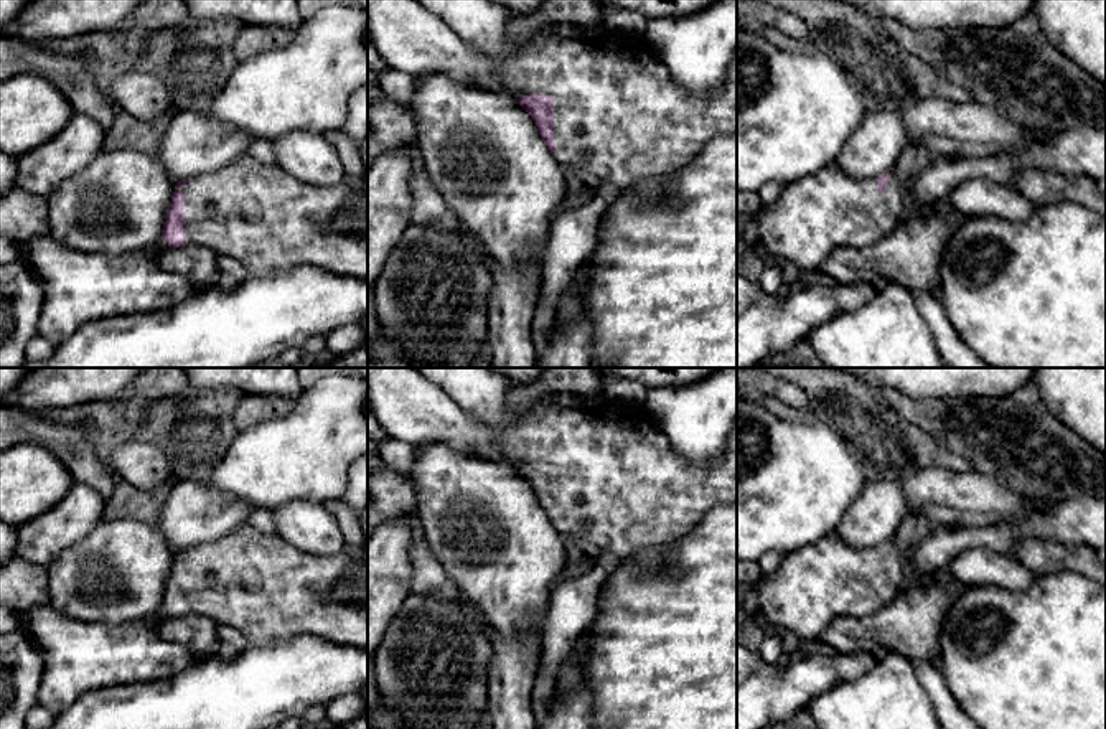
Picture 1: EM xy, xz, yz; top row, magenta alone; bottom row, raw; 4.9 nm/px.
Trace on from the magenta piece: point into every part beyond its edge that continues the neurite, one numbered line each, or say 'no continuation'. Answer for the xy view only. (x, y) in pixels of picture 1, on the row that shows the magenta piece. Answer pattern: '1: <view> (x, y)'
1: xy (259, 215)

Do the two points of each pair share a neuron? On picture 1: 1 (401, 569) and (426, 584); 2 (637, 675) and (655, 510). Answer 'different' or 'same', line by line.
1: different
2: different

